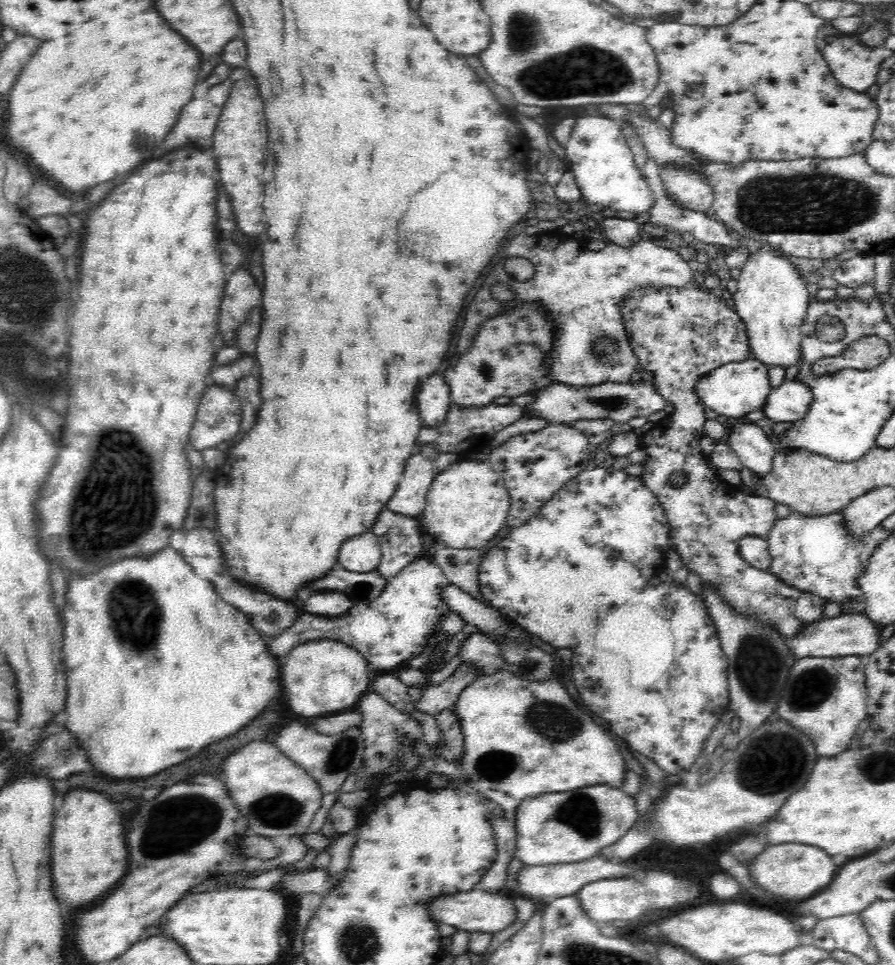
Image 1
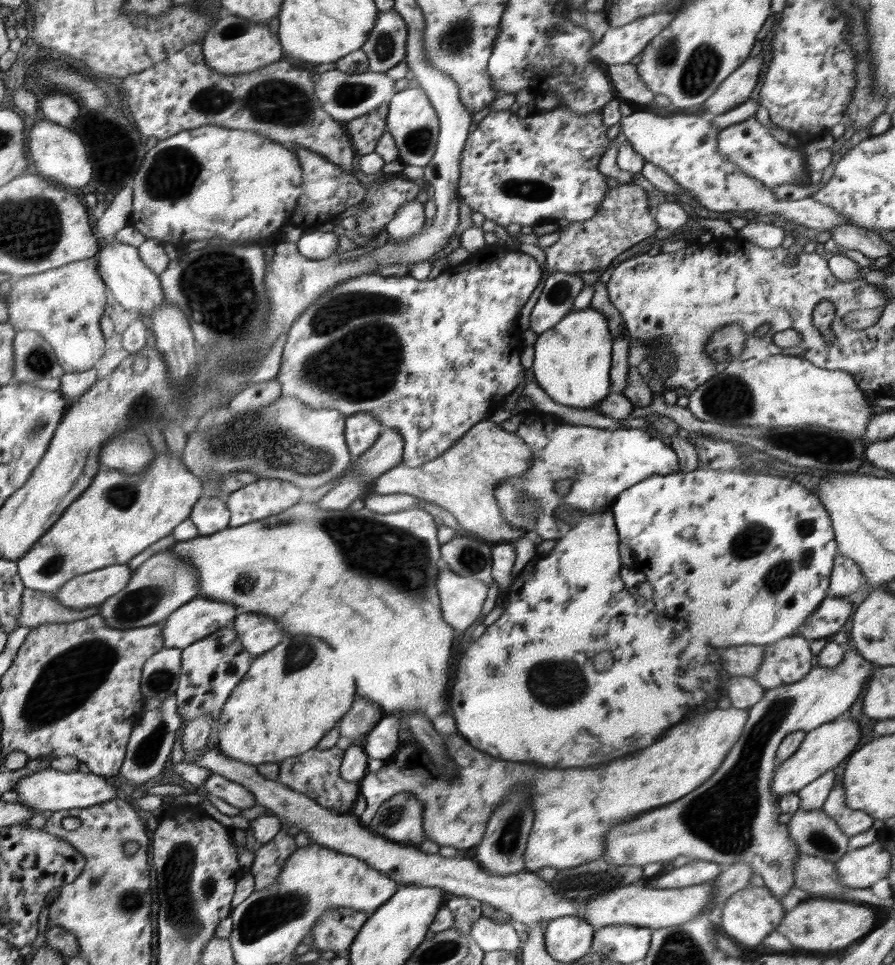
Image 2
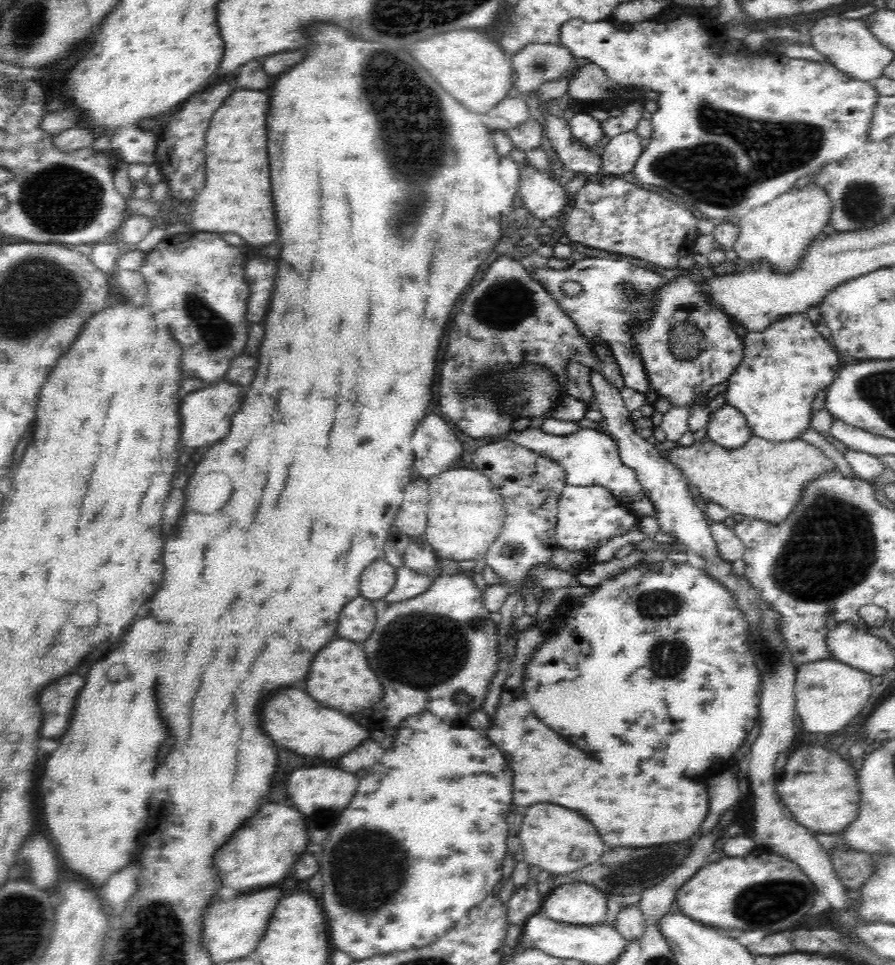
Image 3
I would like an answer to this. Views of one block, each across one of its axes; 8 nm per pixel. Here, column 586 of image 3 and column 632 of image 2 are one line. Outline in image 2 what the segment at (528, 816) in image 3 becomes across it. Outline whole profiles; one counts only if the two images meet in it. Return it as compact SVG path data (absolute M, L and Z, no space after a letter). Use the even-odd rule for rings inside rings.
M852 641L850 642L850 645L848 644L846 646L843 661L838 666L835 666L834 668L824 668L820 666L816 668L812 667L810 672L797 683L794 682L792 684L779 686L778 688L766 689L764 696L754 706L752 706L752 708L749 708L749 717L744 725L740 738L732 745L731 750L728 751L726 758L722 761L720 768L714 772L712 778L710 778L708 782L704 782L700 788L696 788L696 790L694 790L694 792L690 792L688 796L682 796L680 800L676 800L676 802L668 804L670 808L668 808L668 806L664 806L664 808L656 808L656 810L652 810L652 812L648 812L648 814L644 814L644 816L640 816L640 818L636 818L636 820L630 820L630 822L626 822L626 824L620 824L620 826L612 828L612 830L606 834L606 842L604 842L604 848L606 848L606 850L603 852L603 856L607 860L607 863L616 866L628 865L643 867L645 864L651 862L663 863L666 861L673 861L677 856L682 855L690 855L693 856L694 859L717 862L720 865L731 865L735 862L745 862L749 867L752 867L754 874L760 875L763 878L765 886L771 890L771 893L775 895L778 900L788 901L788 891L790 888L795 886L793 877L795 860L801 853L798 850L798 845L790 839L787 825L779 822L778 818L780 815L776 813L778 804L777 798L773 796L772 793L772 778L774 778L774 772L777 768L776 755L779 744L782 742L782 739L791 732L811 731L813 728L818 728L820 725L834 721L838 718L838 716L844 714L844 712L846 712L848 708L852 706L852 703L858 698L858 694L862 694L862 690L864 690L864 686L866 686L868 678L874 674L874 670L877 671L878 668L874 668L874 665L871 662L868 662L868 660L854 649L854 642Z

